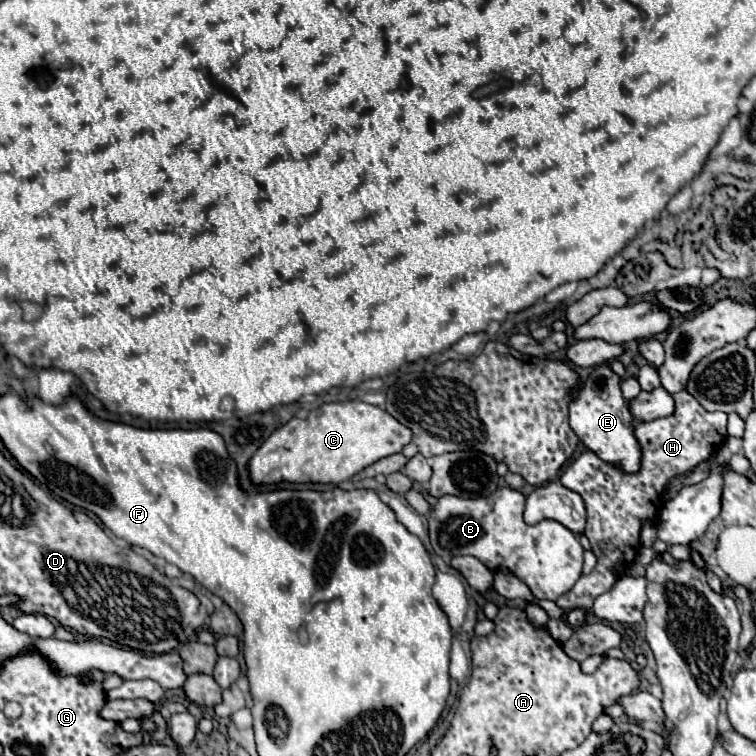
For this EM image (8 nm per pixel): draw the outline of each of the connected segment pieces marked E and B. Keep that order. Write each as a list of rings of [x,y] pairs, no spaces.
[[[609,364],[595,366],[577,392],[577,398],[569,402],[569,424],[579,440],[601,460],[619,464],[625,472],[637,472],[641,448],[633,436],[633,416],[629,414],[627,402],[621,396],[619,384],[621,378],[609,368]]]
[[[509,486],[497,488],[487,498],[443,496],[429,514],[429,540],[445,562],[453,556],[475,556],[489,570],[507,568],[521,578],[535,598],[555,600],[571,590],[581,576],[583,548],[575,534],[555,520],[541,520],[535,526],[523,520],[525,496]]]

